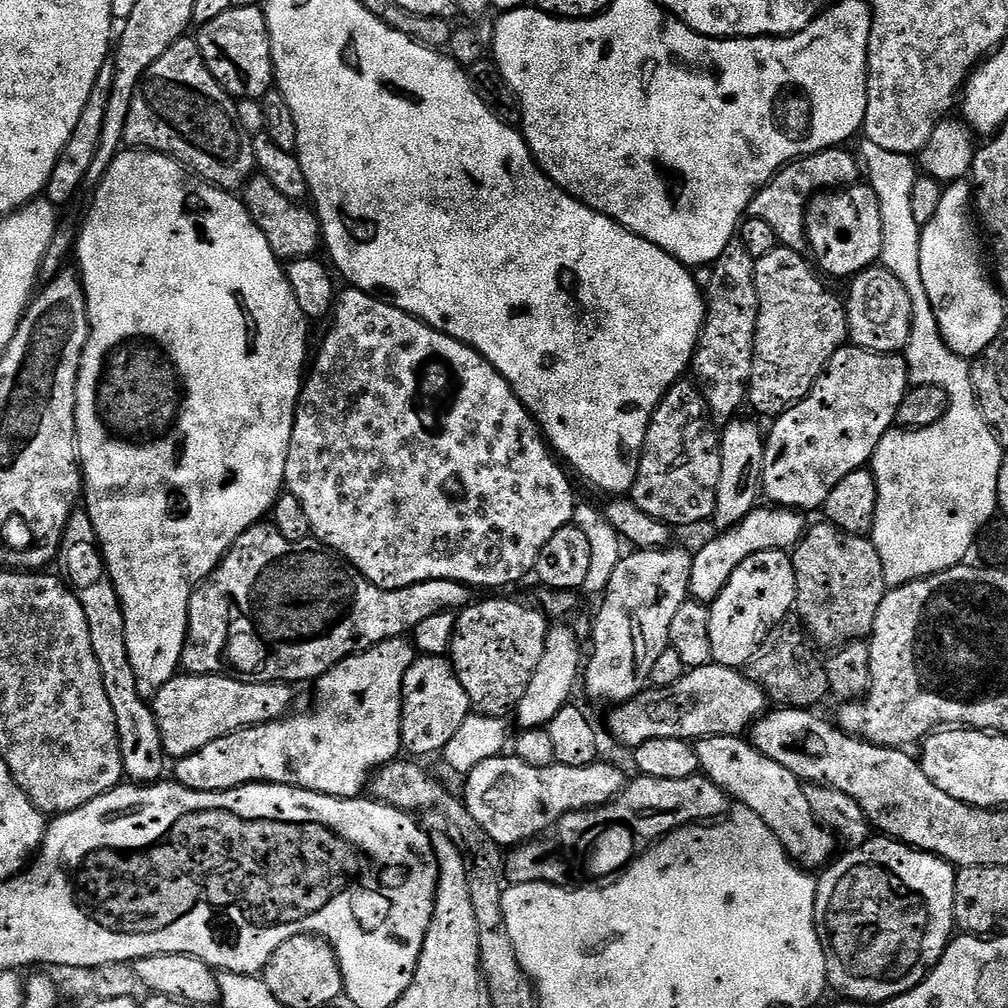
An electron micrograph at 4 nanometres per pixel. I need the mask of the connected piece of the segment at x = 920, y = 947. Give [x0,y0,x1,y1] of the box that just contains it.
[816,838,957,1005]

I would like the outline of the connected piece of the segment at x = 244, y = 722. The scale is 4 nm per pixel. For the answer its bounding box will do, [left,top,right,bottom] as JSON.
[151,674,293,761]

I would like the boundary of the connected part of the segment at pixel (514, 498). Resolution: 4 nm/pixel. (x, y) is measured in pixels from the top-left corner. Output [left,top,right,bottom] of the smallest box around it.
[284,286,578,590]

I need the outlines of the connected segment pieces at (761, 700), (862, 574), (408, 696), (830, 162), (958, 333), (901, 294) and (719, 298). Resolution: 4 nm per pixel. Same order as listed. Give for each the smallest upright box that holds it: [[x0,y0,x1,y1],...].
[[608,662,766,750],[791,522,890,650],[400,655,470,758],[751,146,862,253],[920,178,1006,358],[846,266,912,353],[691,238,758,425]]

